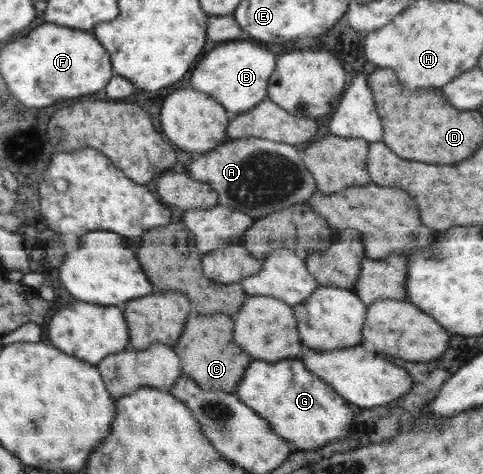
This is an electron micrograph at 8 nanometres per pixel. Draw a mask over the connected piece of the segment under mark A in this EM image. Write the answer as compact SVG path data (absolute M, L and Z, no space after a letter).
M263 137L228 139L209 152L193 156L188 169L193 180L208 184L218 194L218 204L248 214L254 221L294 204L307 203L317 191L295 146Z

